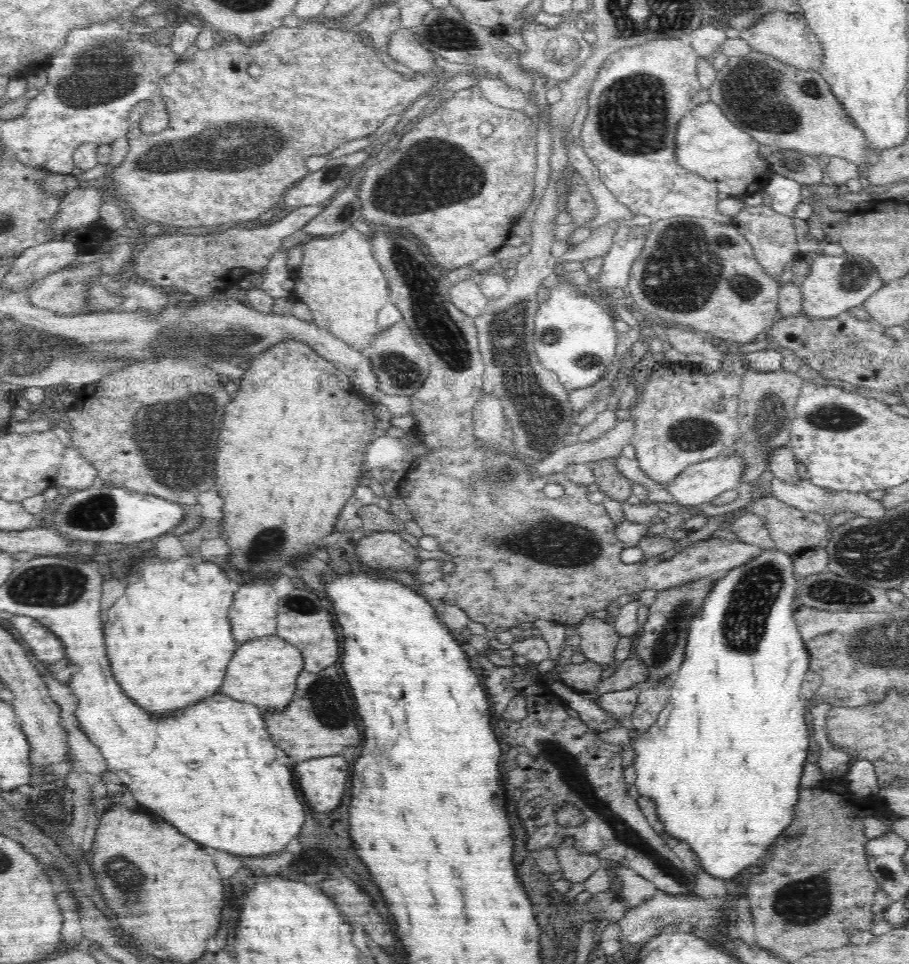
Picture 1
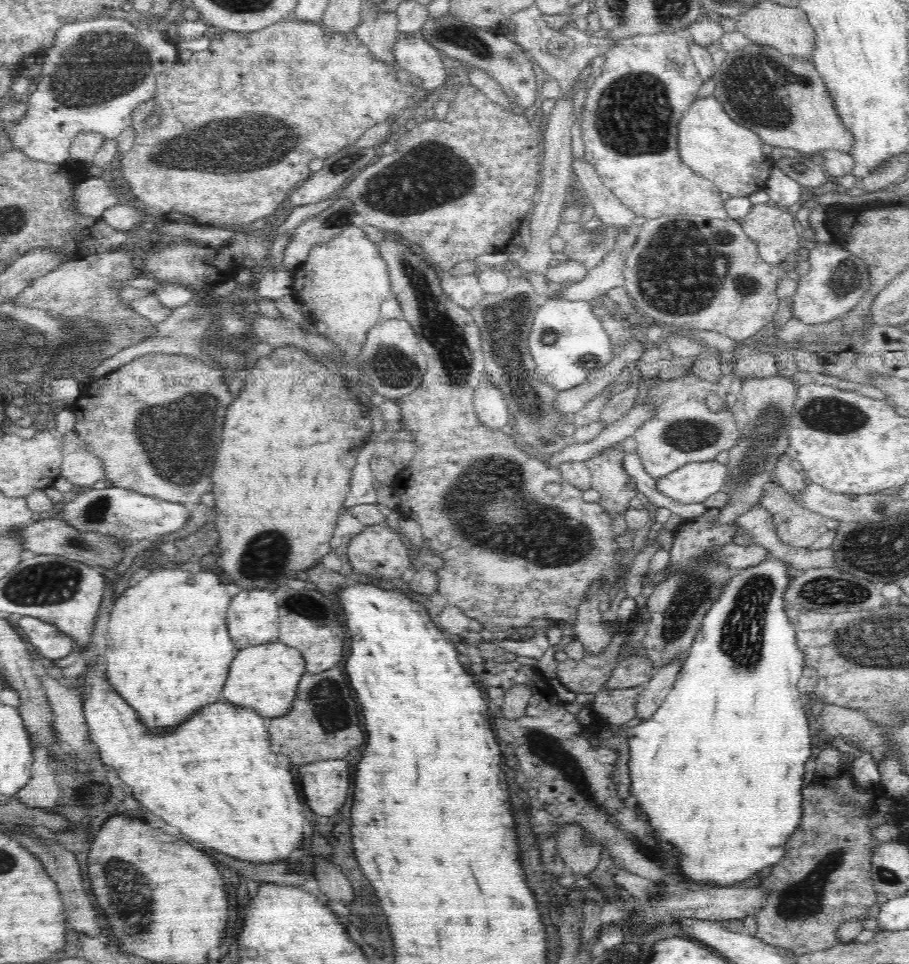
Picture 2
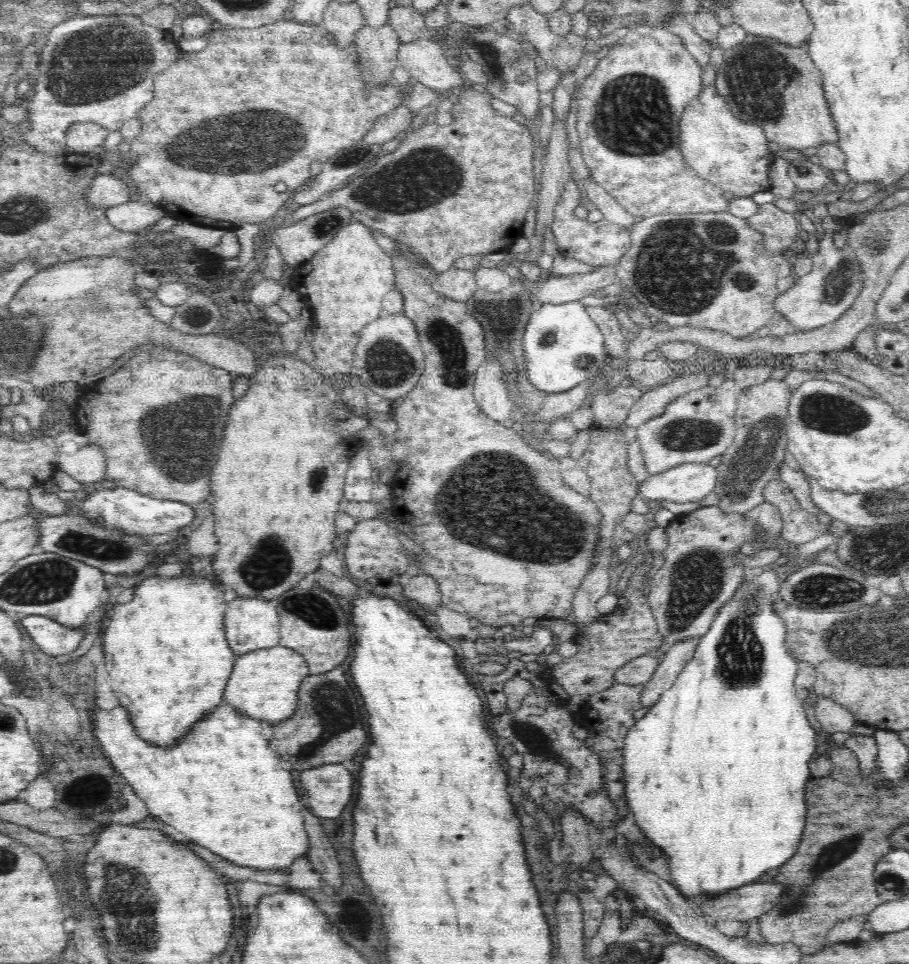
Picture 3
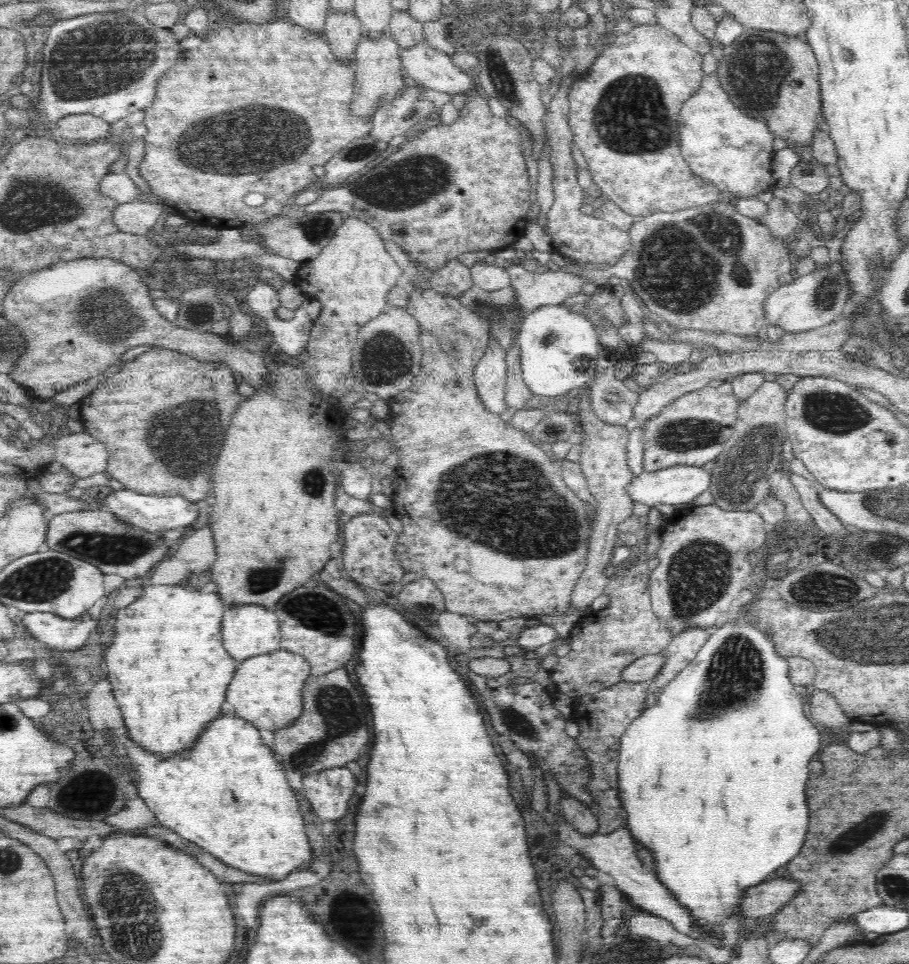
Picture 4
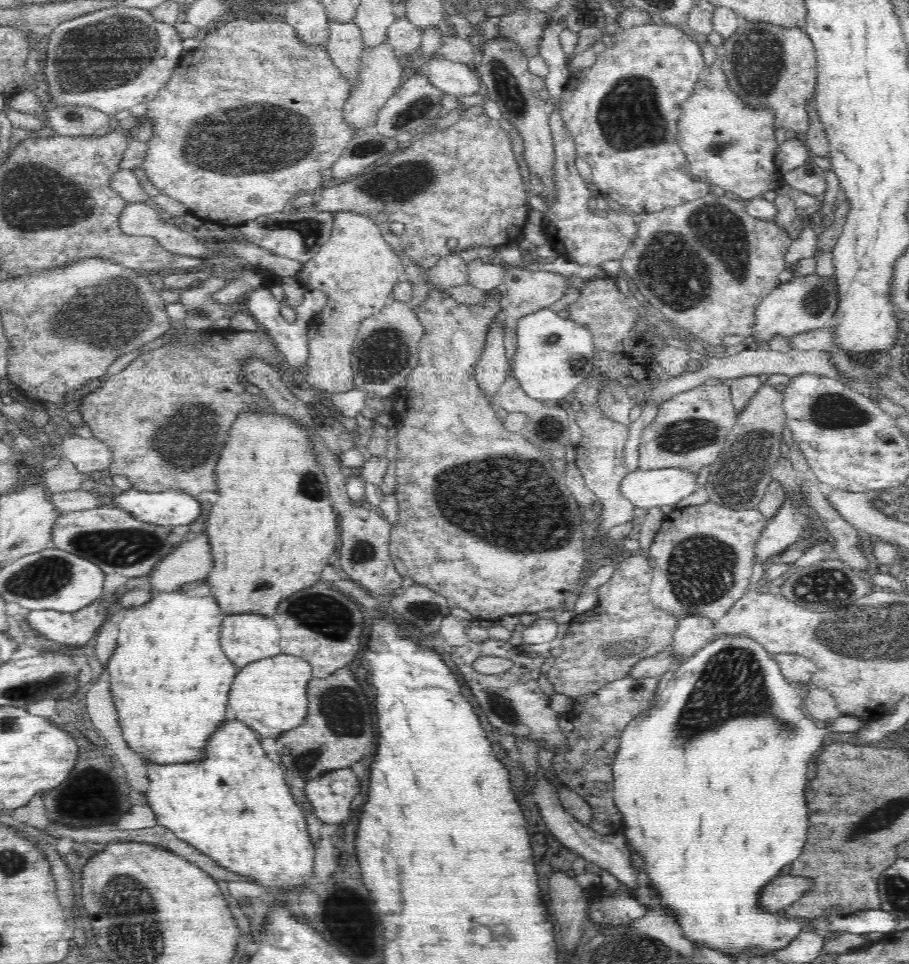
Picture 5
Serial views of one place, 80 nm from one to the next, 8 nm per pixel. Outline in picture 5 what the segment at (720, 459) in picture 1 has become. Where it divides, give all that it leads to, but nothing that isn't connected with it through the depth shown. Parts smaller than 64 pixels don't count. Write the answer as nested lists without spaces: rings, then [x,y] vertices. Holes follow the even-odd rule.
[[[664,468],[629,472],[620,491],[635,507],[675,505],[698,488],[697,474],[680,468]]]

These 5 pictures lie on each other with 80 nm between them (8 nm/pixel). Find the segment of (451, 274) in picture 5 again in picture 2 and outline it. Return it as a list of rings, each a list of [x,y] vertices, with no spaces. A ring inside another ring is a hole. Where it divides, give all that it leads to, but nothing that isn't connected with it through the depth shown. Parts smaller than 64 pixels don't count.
[[[443,273],[440,276],[440,285],[442,285],[444,293],[458,306],[469,311],[482,300],[482,296],[485,294],[478,278],[473,274],[452,276],[449,273]]]

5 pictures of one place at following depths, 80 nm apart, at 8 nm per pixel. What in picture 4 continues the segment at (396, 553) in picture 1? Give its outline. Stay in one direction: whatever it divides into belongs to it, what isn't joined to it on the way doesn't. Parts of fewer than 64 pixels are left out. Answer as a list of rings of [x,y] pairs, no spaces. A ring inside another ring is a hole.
[[[374,513],[355,515],[348,524],[343,524],[342,530],[344,532],[342,562],[347,576],[350,576],[352,581],[360,582],[374,590],[397,591],[401,587],[400,580],[406,572],[394,555],[398,534],[392,530],[385,518]]]

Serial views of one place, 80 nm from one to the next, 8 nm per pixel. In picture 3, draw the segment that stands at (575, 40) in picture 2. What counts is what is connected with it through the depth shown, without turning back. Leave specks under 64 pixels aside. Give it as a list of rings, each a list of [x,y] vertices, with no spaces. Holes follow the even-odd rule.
[[[521,5],[513,7],[508,14],[507,19],[511,22],[512,34],[520,42],[527,42],[534,47],[533,52],[538,52],[538,56],[542,58],[547,67],[555,68],[559,74],[558,84],[553,91],[553,112],[556,120],[565,120],[570,114],[570,100],[574,93],[574,86],[576,86],[576,76],[574,70],[580,66],[580,60],[585,54],[597,53],[603,47],[612,47],[616,45],[627,34],[626,27],[620,27],[613,30],[606,38],[600,40],[592,40],[590,38],[581,37],[574,32],[570,32],[566,37],[553,34],[548,26],[548,17],[539,14],[530,5]]]

